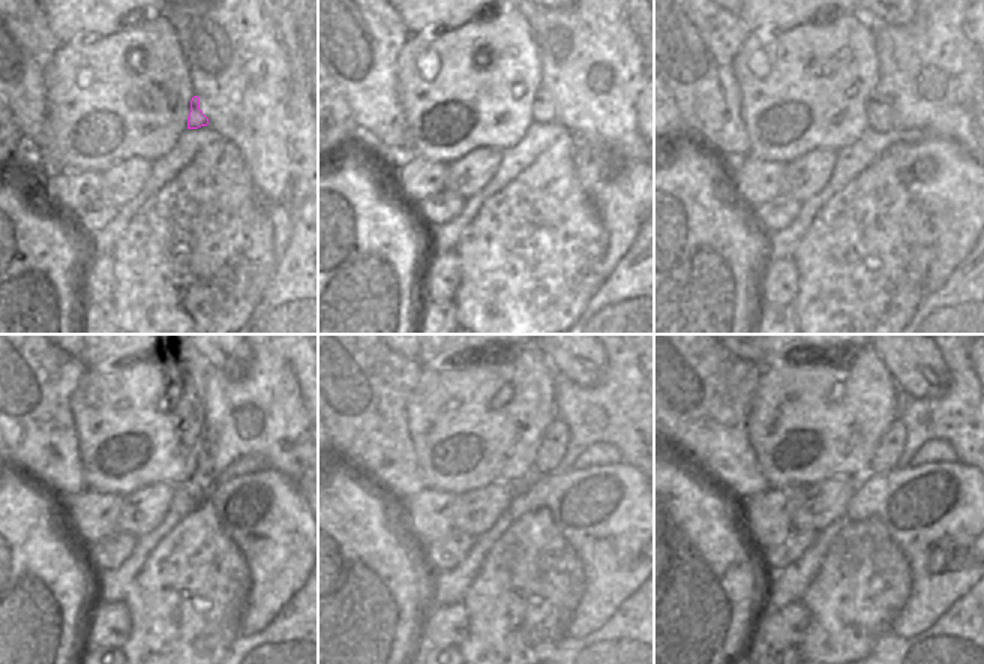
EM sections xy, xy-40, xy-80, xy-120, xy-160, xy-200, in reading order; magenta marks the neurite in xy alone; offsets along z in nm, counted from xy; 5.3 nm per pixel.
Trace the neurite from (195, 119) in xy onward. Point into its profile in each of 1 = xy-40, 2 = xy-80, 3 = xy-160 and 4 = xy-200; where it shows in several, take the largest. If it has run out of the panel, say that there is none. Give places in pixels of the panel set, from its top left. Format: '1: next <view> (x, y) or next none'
1: next xy-40 (542, 105)
2: next xy-80 (879, 110)
3: next xy-160 (552, 447)
4: next xy-200 (891, 444)

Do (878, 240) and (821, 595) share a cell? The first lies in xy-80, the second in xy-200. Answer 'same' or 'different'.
same

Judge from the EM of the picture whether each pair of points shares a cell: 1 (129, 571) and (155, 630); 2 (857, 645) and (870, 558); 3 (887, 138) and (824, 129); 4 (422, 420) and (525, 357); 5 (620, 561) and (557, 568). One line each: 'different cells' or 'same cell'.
1: different cells
2: same cell
3: different cells
4: same cell
5: different cells

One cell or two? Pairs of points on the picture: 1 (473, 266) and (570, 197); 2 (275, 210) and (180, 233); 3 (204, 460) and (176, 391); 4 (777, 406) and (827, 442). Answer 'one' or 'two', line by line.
1: one
2: two
3: two
4: one

